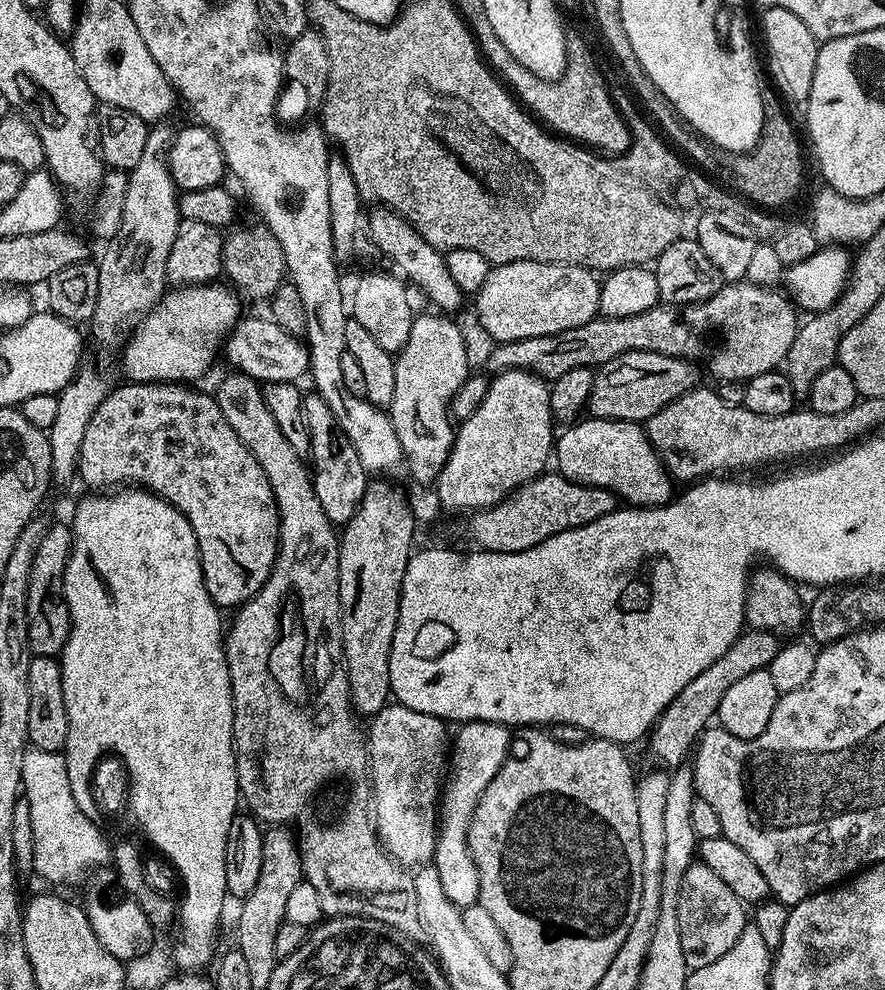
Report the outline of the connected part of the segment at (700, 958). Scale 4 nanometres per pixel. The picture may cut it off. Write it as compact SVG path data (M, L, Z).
M693 862L682 878L682 888L678 894L678 930L682 950L689 970L710 966L710 962L718 962L734 942L738 942L738 934L742 934L746 917L746 905L710 870L708 866Z

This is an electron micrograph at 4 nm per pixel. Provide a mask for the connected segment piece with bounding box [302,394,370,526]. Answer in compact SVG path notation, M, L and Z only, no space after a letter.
M309 394L303 397L302 403L304 425L308 428L308 450L314 494L318 502L322 502L322 510L326 510L326 518L333 526L346 525L360 508L364 492L370 483L369 473L364 471L358 458L358 450L354 450L354 446L346 438L346 434L338 426L338 418L334 418L334 410L326 406L324 399Z

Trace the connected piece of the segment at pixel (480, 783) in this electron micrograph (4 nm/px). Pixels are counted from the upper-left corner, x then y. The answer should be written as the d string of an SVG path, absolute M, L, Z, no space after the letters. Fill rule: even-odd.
M470 720L459 725L460 733L455 733L450 744L450 771L442 784L440 802L438 805L438 831L436 834L436 855L434 857L434 867L438 870L438 878L442 878L442 891L450 902L458 909L466 909L471 904L477 903L478 893L474 879L474 869L472 866L472 855L468 850L468 826L470 818L476 809L478 798L486 790L494 778L494 774L504 765L504 761L510 755L508 749L509 729L503 724L491 724L481 720Z

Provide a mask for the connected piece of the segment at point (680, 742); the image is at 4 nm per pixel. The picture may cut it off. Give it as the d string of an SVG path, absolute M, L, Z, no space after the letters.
M745 630L732 643L730 650L726 650L726 654L718 658L718 662L706 666L706 670L702 670L702 674L698 674L694 682L686 682L686 686L682 686L680 693L664 707L664 713L650 729L652 756L658 763L665 764L660 766L668 770L681 767L685 761L684 755L685 758L689 755L700 733L709 727L711 720L713 723L714 717L719 713L722 694L726 694L726 690L730 690L730 686L738 682L738 678L746 678L746 674L754 674L754 670L767 668L777 647L778 640L773 633Z

